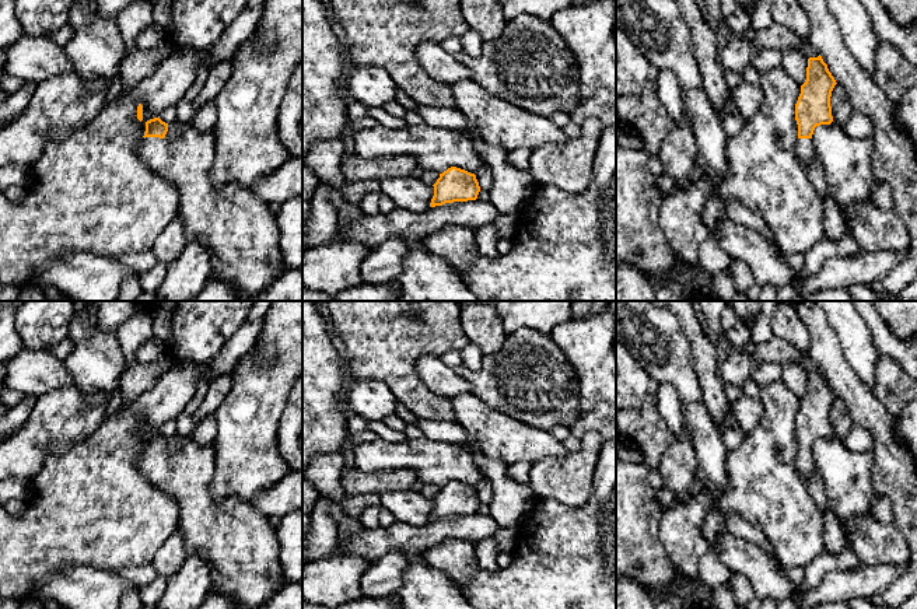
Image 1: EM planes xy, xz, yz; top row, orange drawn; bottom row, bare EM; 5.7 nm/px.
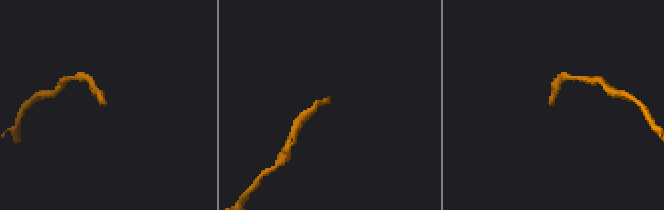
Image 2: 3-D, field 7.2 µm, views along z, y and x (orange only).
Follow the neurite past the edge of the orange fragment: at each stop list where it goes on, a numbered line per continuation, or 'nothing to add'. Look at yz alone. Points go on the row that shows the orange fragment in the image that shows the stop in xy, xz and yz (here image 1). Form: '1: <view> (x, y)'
1: yz (804, 150)

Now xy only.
1: xy (234, 224)

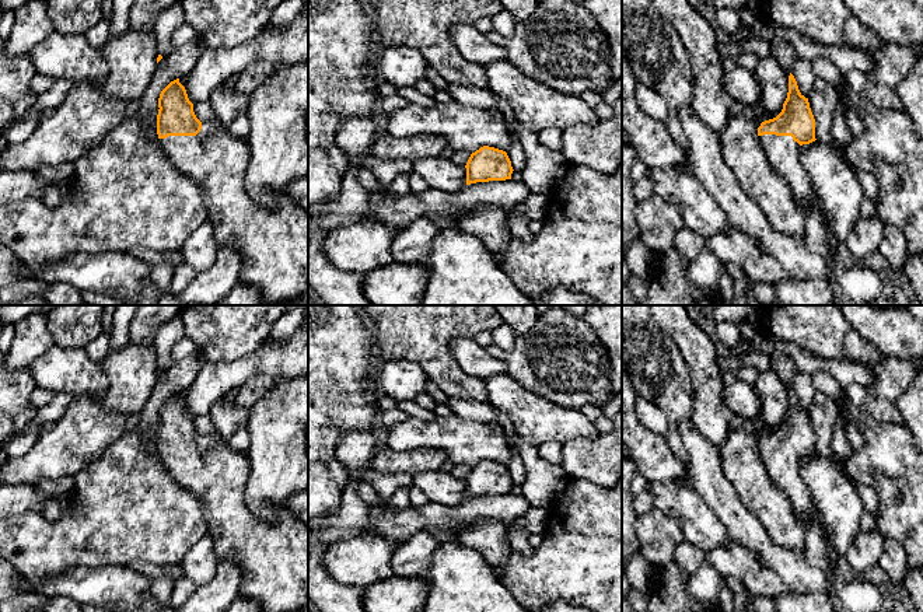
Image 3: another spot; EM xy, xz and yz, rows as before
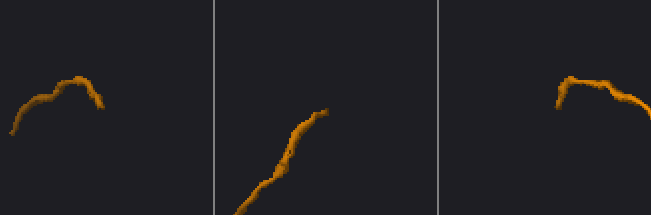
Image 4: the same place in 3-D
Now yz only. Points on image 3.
1: yz (783, 153)

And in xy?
1: xy (272, 242)

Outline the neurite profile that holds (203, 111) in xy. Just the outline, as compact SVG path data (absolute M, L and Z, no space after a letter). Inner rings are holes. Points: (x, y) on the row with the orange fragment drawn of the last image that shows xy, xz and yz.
M202 101L195 104L193 112L200 122L218 122L210 105L210 101Z

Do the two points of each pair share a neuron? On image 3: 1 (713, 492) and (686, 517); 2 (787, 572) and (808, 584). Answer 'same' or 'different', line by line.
1: different
2: same

